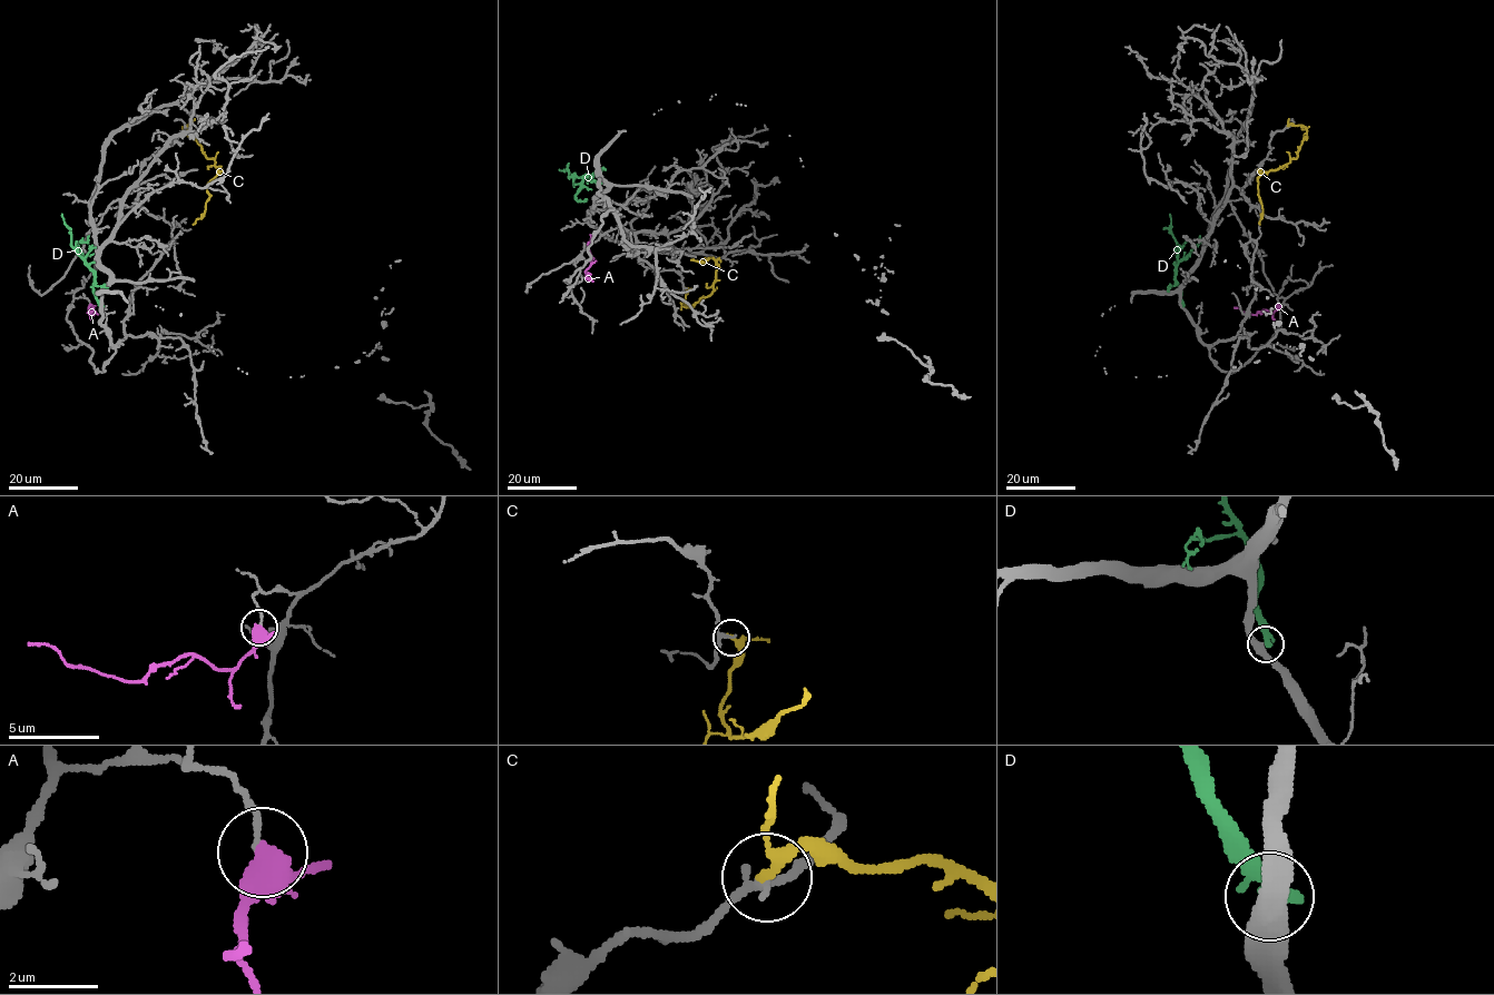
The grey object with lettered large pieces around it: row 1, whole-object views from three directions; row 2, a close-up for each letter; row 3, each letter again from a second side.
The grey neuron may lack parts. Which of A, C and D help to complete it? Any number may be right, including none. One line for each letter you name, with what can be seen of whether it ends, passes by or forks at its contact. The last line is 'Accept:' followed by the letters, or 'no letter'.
Accept: no letter

